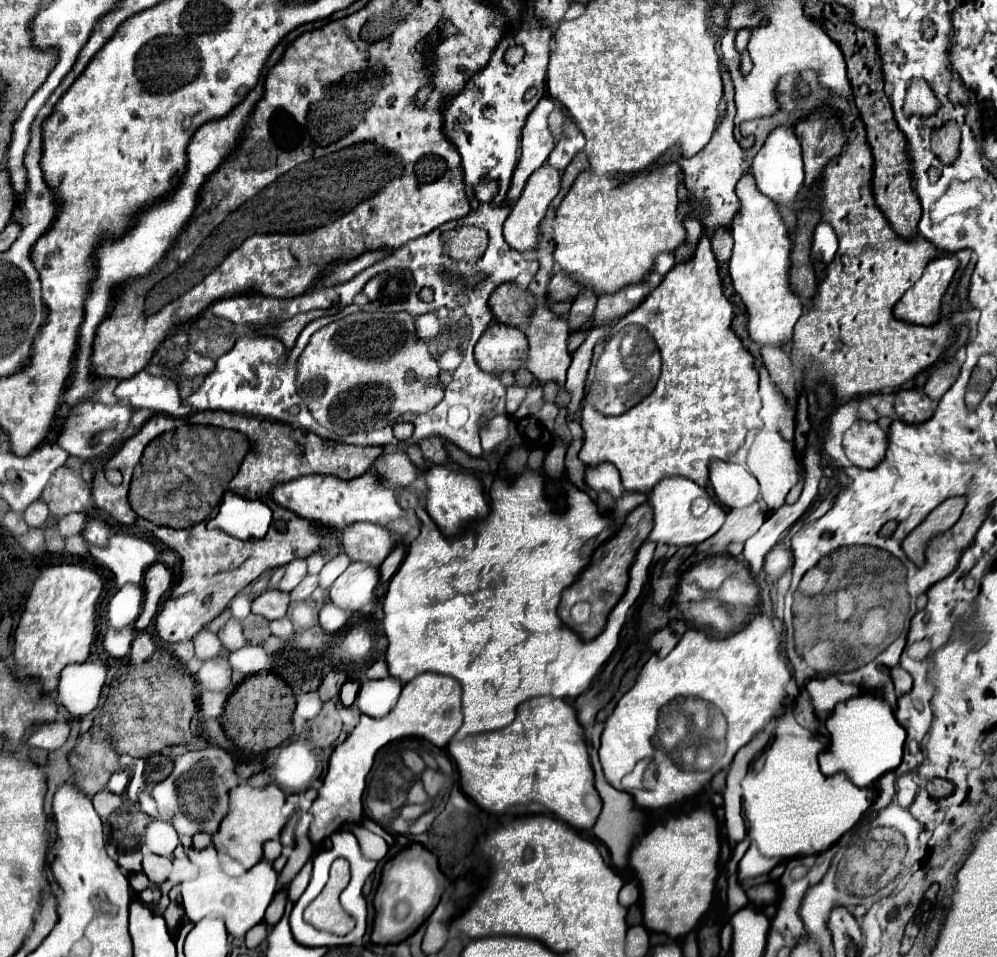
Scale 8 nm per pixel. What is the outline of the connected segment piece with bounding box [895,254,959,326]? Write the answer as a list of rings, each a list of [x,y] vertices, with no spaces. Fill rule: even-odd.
[[[955,254],[935,258],[927,264],[923,278],[909,288],[895,308],[895,316],[913,324],[933,326],[941,318],[941,300],[959,266]]]

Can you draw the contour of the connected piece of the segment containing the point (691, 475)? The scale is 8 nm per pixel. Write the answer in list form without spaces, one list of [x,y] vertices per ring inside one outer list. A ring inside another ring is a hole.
[[[703,232],[691,260],[675,264],[665,274],[663,282],[637,306],[637,310],[619,320],[623,324],[643,324],[659,346],[663,364],[655,392],[623,416],[603,416],[595,410],[583,412],[581,426],[585,430],[585,442],[579,458],[589,466],[611,462],[621,474],[623,488],[639,490],[643,494],[649,494],[665,476],[685,476],[699,486],[707,486],[707,464],[711,460],[727,460],[729,452],[735,452],[743,444],[749,430],[761,426],[761,400],[757,394],[759,376],[753,364],[755,360],[731,330],[731,320],[733,306],[723,294],[719,264],[713,256],[709,236]]]

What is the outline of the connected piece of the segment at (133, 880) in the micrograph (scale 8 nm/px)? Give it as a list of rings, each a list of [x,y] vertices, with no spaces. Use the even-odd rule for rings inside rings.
[[[139,872],[139,874],[131,874],[129,876],[129,884],[139,894],[139,892],[143,892],[149,886],[149,880],[147,880],[147,876],[143,872]]]

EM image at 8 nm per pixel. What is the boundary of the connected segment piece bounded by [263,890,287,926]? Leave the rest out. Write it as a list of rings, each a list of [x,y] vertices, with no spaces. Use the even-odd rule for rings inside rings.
[[[279,890],[279,892],[275,894],[271,906],[267,908],[267,912],[265,912],[265,920],[263,920],[263,922],[269,924],[269,926],[275,926],[275,924],[281,920],[281,916],[283,916],[285,902],[287,902],[287,890]]]

